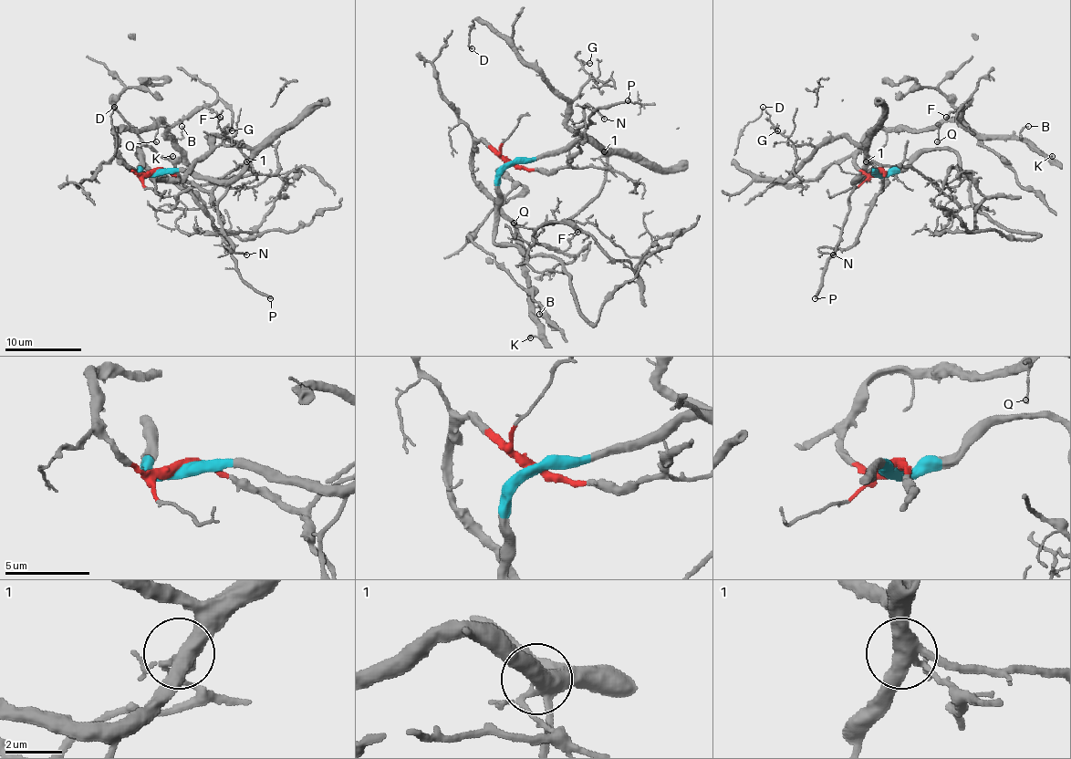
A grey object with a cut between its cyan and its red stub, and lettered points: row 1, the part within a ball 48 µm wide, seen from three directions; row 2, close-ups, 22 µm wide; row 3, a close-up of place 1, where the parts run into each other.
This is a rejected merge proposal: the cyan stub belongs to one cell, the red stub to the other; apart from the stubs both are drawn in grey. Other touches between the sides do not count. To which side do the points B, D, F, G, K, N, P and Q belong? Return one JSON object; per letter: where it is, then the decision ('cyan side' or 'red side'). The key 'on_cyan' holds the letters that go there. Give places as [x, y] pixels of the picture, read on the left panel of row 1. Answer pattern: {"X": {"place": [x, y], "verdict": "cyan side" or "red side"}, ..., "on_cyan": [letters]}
{"B": {"place": [181, 126], "verdict": "red side"}, "D": {"place": [114, 107], "verdict": "cyan side"}, "F": {"place": [220, 117], "verdict": "red side"}, "G": {"place": [232, 130], "verdict": "cyan side"}, "K": {"place": [172, 156], "verdict": "red side"}, "N": {"place": [246, 254], "verdict": "red side"}, "P": {"place": [270, 298], "verdict": "cyan side"}, "Q": {"place": [156, 141], "verdict": "red side"}, "on_cyan": ["D", "G", "P"]}

